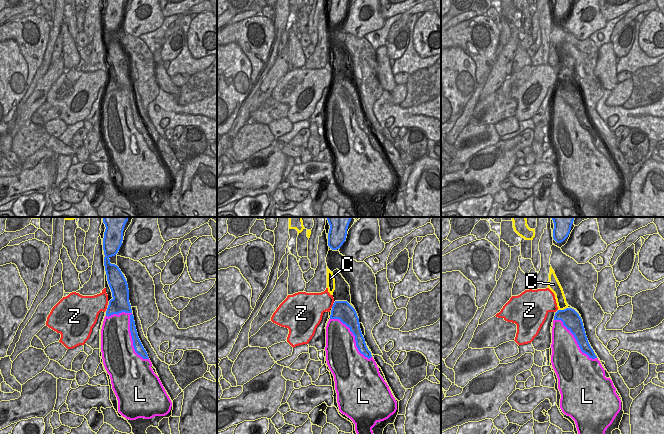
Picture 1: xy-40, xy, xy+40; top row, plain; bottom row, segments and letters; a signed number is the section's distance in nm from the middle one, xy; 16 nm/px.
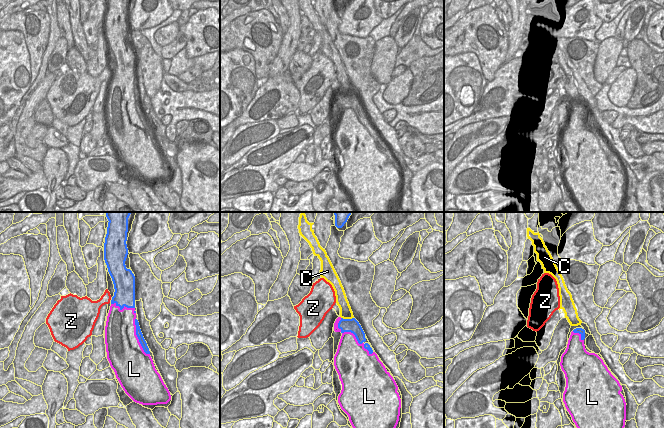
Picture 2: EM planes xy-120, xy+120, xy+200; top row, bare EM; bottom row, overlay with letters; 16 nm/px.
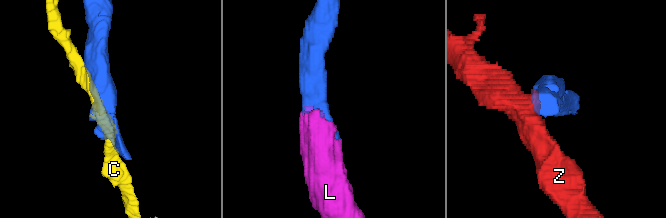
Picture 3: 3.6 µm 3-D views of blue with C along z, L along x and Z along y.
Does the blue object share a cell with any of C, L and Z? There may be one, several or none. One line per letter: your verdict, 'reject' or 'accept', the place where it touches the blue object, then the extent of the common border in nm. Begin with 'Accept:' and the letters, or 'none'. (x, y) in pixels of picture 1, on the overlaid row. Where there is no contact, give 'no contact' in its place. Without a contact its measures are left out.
Accept: L
C: reject | xy+40 (562, 310) | 170 nm
L: accept | xy-40 (130, 327) | 1000 nm
Z: reject | xy (332, 306) | 70 nm

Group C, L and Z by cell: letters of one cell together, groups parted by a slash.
C / L / Z

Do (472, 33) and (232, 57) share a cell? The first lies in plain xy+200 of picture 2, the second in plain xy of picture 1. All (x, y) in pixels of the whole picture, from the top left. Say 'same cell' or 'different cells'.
different cells

